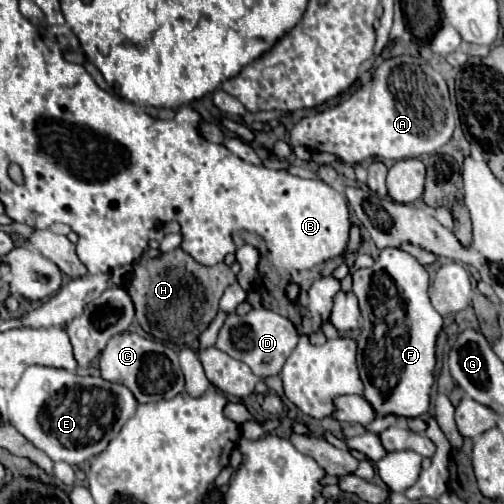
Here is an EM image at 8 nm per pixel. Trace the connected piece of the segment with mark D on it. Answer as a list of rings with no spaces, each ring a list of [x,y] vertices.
[[[266,308],[250,310],[246,316],[230,314],[216,340],[216,348],[230,354],[232,358],[248,364],[250,370],[260,378],[276,376],[282,370],[290,352],[296,348],[296,344],[298,344],[298,332],[296,332],[294,324],[288,318],[284,318],[272,310],[266,310]]]

